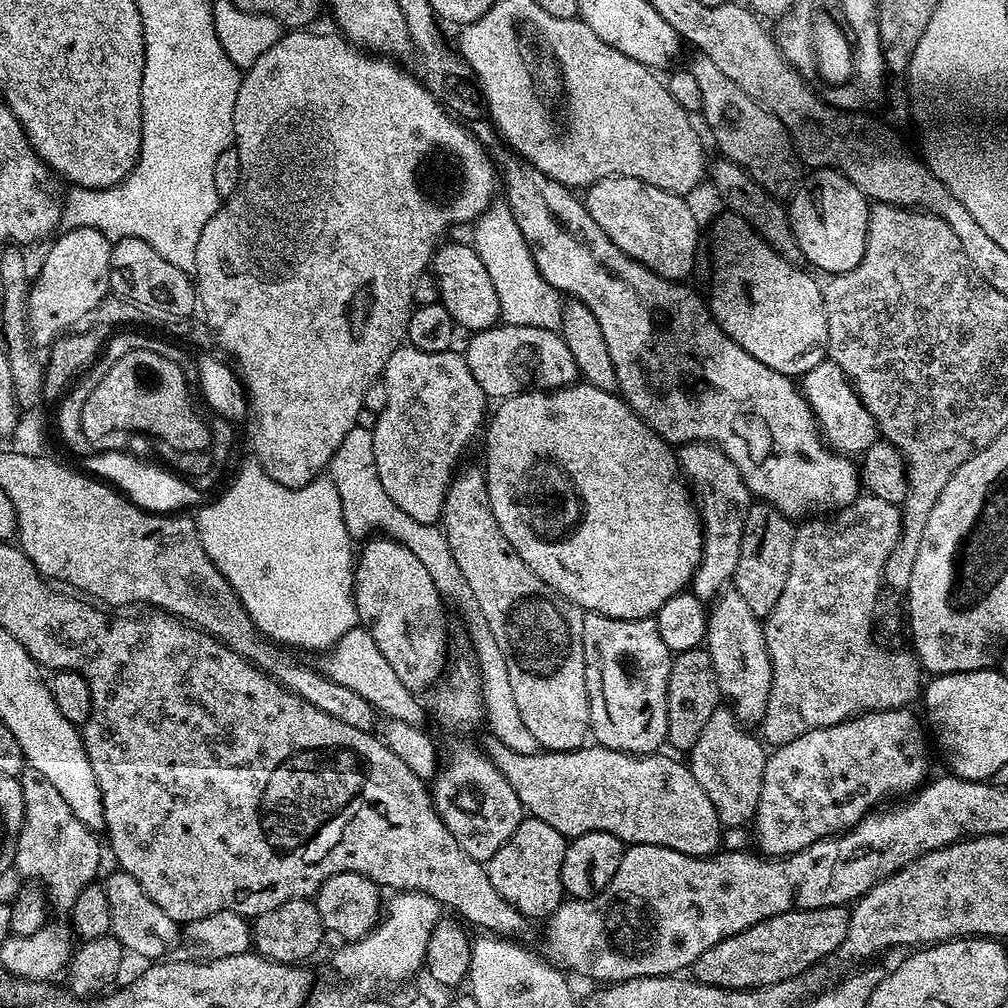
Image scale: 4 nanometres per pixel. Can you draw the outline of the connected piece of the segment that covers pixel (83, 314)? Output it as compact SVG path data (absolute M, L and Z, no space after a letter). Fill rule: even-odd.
M69 228L67 230L61 231L61 236L57 238L52 244L52 249L44 256L44 265L40 268L40 277L33 279L31 281L31 288L29 290L28 298L28 331L31 333L31 339L35 341L37 345L44 344L43 346L51 345L52 341L56 339L57 336L65 335L69 330L75 329L76 324L83 321L89 314L94 310L100 302L104 300L106 296L109 295L110 289L108 287L108 279L110 278L110 254L112 253L113 241L107 240L106 237L102 235L98 230L93 228Z

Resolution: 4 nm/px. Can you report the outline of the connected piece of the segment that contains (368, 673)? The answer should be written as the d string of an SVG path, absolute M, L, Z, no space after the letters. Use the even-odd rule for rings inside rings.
M363 626L342 634L340 641L327 649L319 660L319 671L326 679L338 682L338 686L347 686L354 690L354 694L362 694L362 698L366 698L366 702L370 702L377 713L383 714L387 719L406 722L415 728L425 723L424 708L416 701L417 693L409 689L402 678L398 678L398 674L394 674L390 662L386 662L382 650L378 650L374 638L370 638Z

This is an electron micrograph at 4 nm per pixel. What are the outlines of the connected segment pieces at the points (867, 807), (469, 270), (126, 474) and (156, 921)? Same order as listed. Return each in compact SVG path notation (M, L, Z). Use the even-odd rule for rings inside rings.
M891 708L885 712L866 712L862 716L853 716L842 721L841 724L835 724L834 726L815 728L798 738L794 738L794 742L786 742L785 744L773 747L767 753L768 761L766 762L766 770L762 774L762 794L758 794L757 810L754 817L754 825L756 824L756 832L754 828L754 844L757 844L761 848L757 849L768 858L779 858L789 856L795 852L801 852L819 840L827 840L830 836L838 836L844 832L851 832L852 827L863 816L867 816L877 806L883 805L887 801L884 799L891 792L897 792L900 798L915 793L930 776L930 773L928 773L928 744L924 741L924 734L926 736L926 732L922 724L921 728L912 710L908 708Z
M441 243L432 257L430 272L436 275L436 284L440 287L439 303L444 305L461 329L468 328L467 331L473 333L496 327L500 320L500 307L494 282L490 282L490 274L486 274L486 266L482 266L482 258L478 258L471 243Z
M108 450L88 457L82 466L89 475L112 485L147 512L157 512L160 515L176 514L188 510L190 506L197 507L203 501L201 492L189 479L132 454Z
M113 870L109 874L108 880L103 881L106 890L106 899L110 902L110 922L112 923L111 935L115 936L116 941L123 946L129 953L132 952L136 956L152 956L148 958L160 958L163 952L168 952L172 947L177 947L178 941L181 939L182 932L176 921L171 920L167 914L158 906L154 906L154 902L146 894L146 890L142 890L142 886L138 886L138 882L130 874L119 870Z

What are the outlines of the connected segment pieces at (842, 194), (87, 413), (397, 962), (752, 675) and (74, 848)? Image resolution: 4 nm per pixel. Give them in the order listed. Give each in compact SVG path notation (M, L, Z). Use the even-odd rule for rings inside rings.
M818 168L809 173L805 180L803 177L799 181L798 187L791 193L792 201L787 201L786 204L788 221L800 247L801 257L805 261L808 259L813 264L813 269L821 268L827 274L843 274L854 270L854 266L862 262L862 254L866 250L870 201L862 190L858 190L858 186L854 186L854 182L850 182L850 178L846 178L835 168Z
M146 349L118 358L106 378L90 390L90 398L86 398L82 406L85 441L100 440L111 432L149 432L152 436L161 436L165 446L173 448L173 453L202 452L208 437L198 430L196 416L190 415L194 401L187 394L185 369L174 361L172 356L162 357Z
M396 892L393 900L387 901L382 912L382 919L371 932L367 932L360 940L341 943L340 949L332 956L332 968L344 980L349 980L360 992L368 992L375 984L392 984L395 980L404 980L411 972L425 967L424 955L428 945L433 943L432 931L440 920L442 905L434 898L421 892Z
M733 586L721 589L711 603L707 617L704 644L714 663L720 693L737 720L744 724L759 723L763 719L772 685L772 667L765 650L763 625Z
M25 767L18 779L24 799L24 825L16 843L14 871L25 881L43 886L47 903L55 911L57 908L64 914L71 913L74 902L78 902L78 894L97 879L96 871L100 868L97 833L70 814L70 806L66 806L62 794L58 794L58 790L33 768Z

